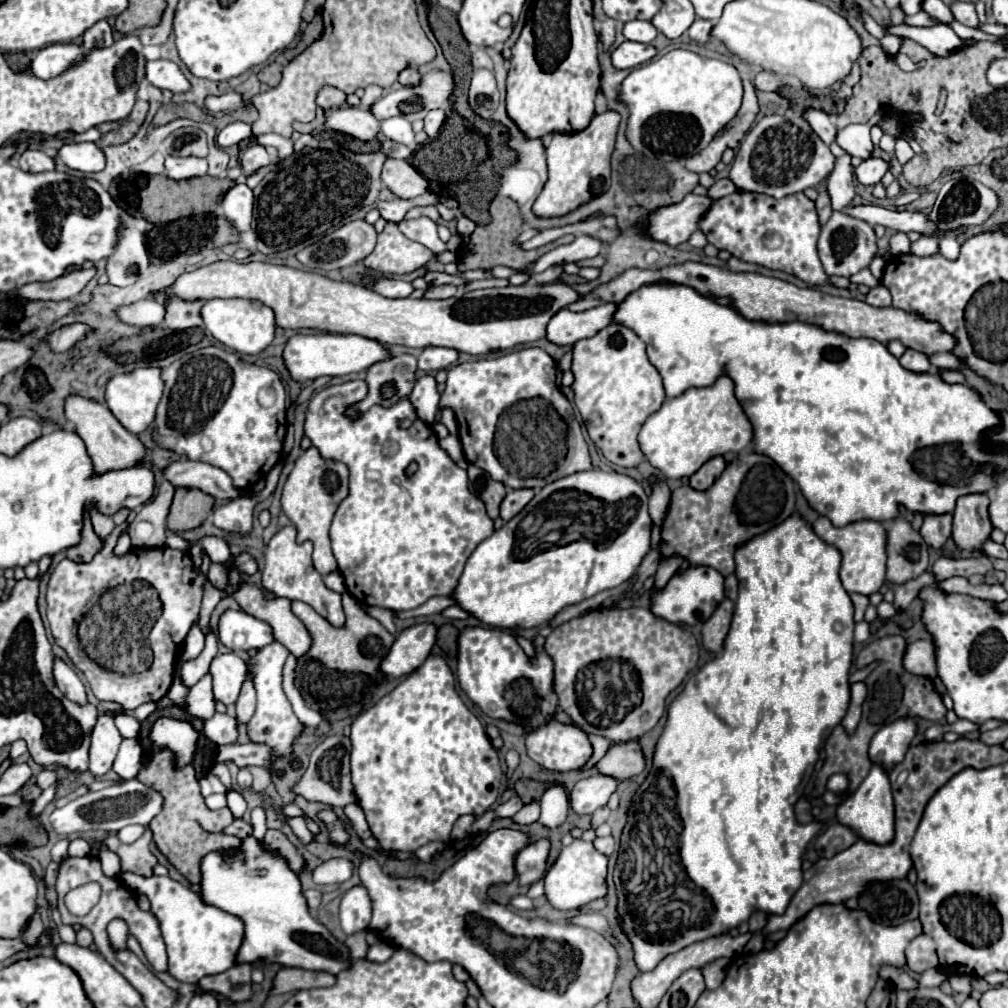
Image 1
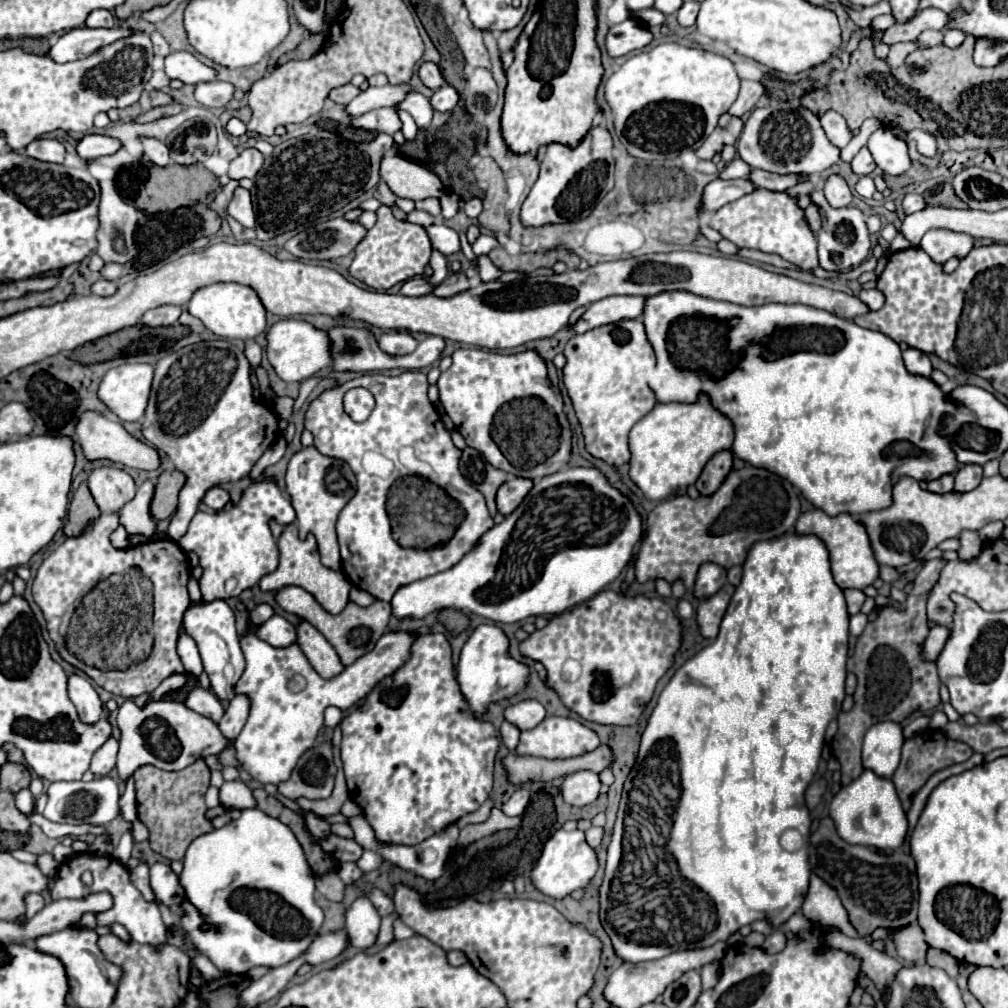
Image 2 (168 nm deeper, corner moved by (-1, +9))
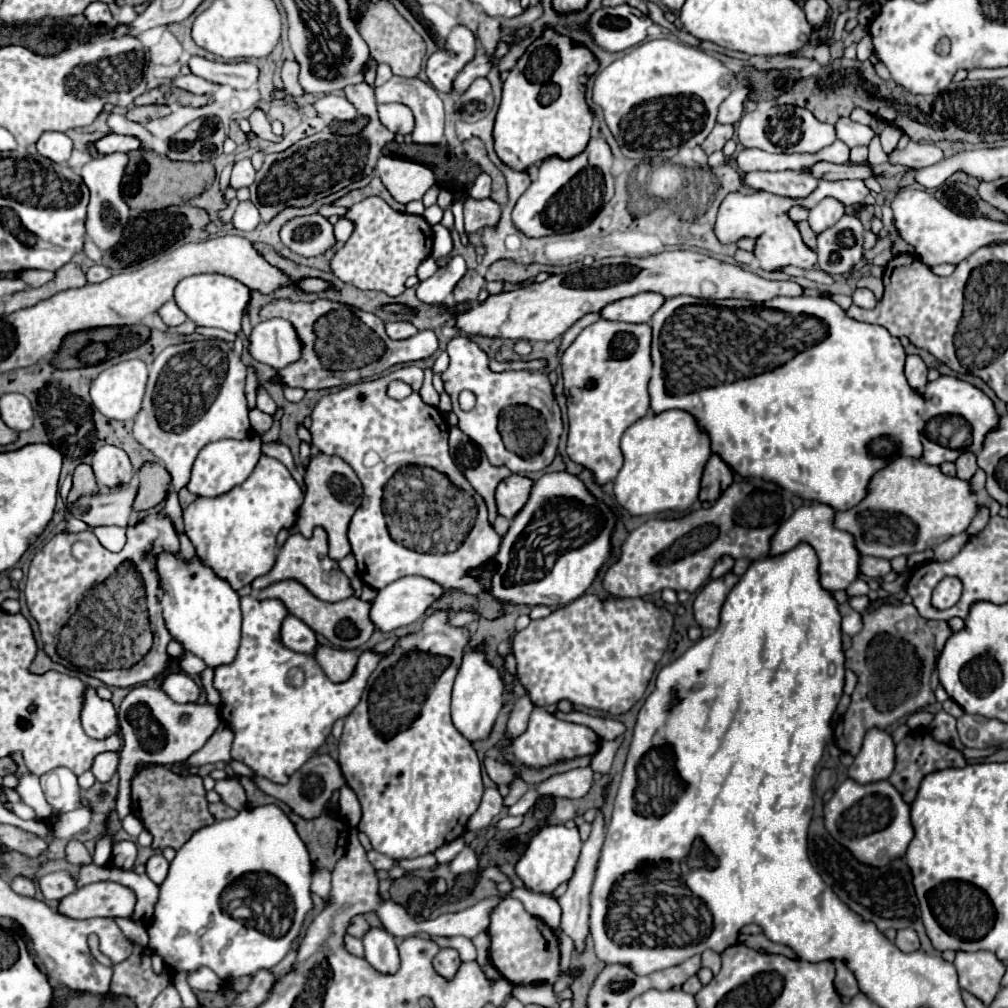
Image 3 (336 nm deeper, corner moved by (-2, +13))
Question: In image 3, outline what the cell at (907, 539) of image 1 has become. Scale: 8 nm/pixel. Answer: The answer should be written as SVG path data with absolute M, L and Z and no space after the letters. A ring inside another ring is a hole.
M899 457L899 459L891 461L885 469L881 469L881 471L873 477L873 483L869 485L869 495L865 497L865 503L859 503L857 507L853 507L853 509L849 509L849 511L837 511L837 513L835 513L835 527L837 527L837 529L843 529L843 531L847 531L847 533L851 533L851 535L855 537L855 545L857 545L857 549L859 549L861 555L871 555L871 557L881 557L881 559L895 559L895 557L899 557L899 555L905 555L905 557L907 557L907 555L913 555L913 553L919 553L919 551L925 551L925 549L933 549L933 547L941 545L945 539L967 531L967 527L971 525L971 521L975 519L975 515L979 513L981 505L985 505L985 503L983 503L981 497L971 489L969 481L963 481L963 479L957 479L957 477L947 477L947 475L943 475L943 473L939 471L939 467L929 467L929 465L925 465L923 461L919 461L919 459L901 459L901 457Z

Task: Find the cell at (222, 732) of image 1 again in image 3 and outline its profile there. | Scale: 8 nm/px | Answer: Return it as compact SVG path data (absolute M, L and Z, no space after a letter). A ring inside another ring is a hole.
M185 673L167 675L161 689L177 703L195 703L201 697L201 687Z

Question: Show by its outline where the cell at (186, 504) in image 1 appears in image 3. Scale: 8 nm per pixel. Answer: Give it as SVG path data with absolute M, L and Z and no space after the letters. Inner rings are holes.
M145 463L137 475L139 475L139 493L135 499L135 511L145 511L163 503L171 489L169 471L159 463Z

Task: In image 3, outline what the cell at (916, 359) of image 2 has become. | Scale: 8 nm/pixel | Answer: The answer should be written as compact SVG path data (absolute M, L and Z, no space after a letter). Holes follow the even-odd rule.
M907 355L907 363L905 363L905 377L909 381L909 385L915 389L915 391L925 391L927 387L927 365L925 361L919 357L919 355Z

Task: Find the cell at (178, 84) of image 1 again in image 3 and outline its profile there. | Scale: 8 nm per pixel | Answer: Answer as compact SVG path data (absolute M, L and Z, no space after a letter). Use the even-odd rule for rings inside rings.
M191 57L189 59L189 69L193 75L203 77L211 83L221 83L221 85L231 85L235 89L249 89L257 81L257 67L249 61L239 61L239 63L217 63L209 61L205 57Z

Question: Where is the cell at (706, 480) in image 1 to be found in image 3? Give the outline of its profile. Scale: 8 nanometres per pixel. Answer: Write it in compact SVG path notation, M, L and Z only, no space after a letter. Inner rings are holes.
M713 453L705 465L705 471L703 471L699 499L701 501L715 501L721 495L721 491L725 491L725 487L729 487L731 481L733 481L731 467L717 453Z

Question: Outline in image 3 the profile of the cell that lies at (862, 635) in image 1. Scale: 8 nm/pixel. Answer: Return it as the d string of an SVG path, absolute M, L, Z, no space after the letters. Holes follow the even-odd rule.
M847 603L839 605L839 611L841 611L841 617L843 617L843 633L847 633L851 637L857 635L857 631L861 631L861 627L863 627L861 613L851 609Z

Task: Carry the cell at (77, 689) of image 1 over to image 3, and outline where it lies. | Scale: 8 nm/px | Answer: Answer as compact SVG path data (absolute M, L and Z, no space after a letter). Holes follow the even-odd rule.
M85 687L81 723L83 723L85 733L93 739L105 739L113 733L119 733L117 713L115 713L111 701L101 699L93 691L93 687Z

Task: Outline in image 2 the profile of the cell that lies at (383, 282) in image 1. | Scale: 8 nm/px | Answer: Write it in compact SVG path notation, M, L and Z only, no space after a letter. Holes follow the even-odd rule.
M414 277L406 283L402 283L402 295L408 295L408 297L422 297L422 295L428 295L436 289L436 285L428 283L426 277Z

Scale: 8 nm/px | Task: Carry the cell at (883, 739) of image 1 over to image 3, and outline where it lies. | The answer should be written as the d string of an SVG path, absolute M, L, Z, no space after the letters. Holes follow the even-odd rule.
M869 729L859 755L849 767L849 777L857 783L873 783L889 779L895 767L895 743L883 729Z

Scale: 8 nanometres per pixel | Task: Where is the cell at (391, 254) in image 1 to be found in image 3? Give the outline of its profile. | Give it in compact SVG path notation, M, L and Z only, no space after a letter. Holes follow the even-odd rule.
M369 197L355 203L347 217L355 223L355 231L331 259L333 273L359 289L385 291L395 297L405 291L405 281L417 273L419 263L431 253L433 231L429 223L419 215L399 213L391 209L381 197Z

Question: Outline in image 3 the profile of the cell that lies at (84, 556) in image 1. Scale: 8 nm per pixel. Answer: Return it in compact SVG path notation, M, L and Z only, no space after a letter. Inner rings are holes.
M79 465L73 473L73 489L67 497L67 505L73 505L83 495L95 495L99 493L99 487L95 483L93 469L89 465Z

